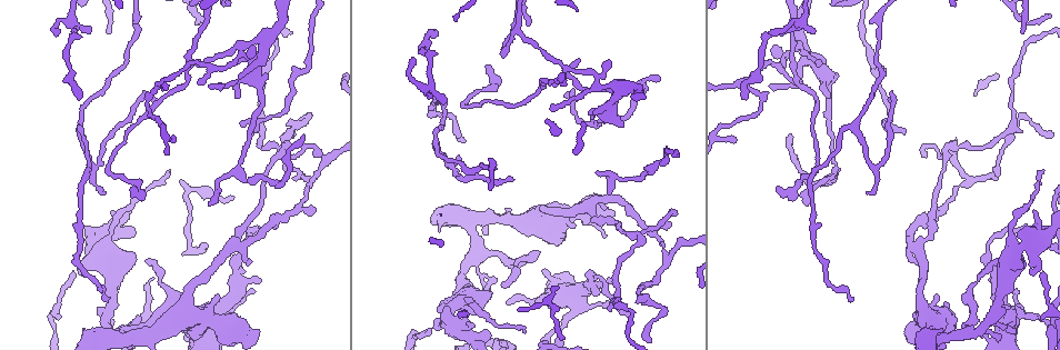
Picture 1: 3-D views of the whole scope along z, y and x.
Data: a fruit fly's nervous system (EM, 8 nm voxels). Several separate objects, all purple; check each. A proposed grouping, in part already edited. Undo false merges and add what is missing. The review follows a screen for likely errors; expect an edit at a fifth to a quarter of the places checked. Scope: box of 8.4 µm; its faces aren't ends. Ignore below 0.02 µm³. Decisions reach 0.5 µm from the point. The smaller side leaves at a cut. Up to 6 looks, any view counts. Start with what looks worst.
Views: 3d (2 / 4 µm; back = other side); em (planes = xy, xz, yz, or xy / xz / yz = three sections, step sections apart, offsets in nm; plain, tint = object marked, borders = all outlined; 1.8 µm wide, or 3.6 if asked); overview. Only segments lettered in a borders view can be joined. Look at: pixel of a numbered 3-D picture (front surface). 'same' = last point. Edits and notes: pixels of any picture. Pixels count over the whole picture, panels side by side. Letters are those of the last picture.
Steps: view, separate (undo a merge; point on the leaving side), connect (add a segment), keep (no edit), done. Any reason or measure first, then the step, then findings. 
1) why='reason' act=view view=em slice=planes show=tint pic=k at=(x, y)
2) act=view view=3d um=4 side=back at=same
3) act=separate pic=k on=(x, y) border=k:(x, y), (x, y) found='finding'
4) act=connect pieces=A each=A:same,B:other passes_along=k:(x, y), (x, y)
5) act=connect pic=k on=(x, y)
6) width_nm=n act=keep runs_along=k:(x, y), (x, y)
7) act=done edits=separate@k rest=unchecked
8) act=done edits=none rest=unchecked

why='sharp bend' act=view view=3d um=4 pic=1 at=(947, 149)

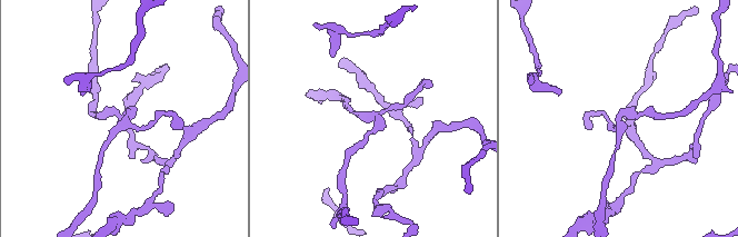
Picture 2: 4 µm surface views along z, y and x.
why='shape alone is not enough' act=view view=em slice=xz step=4 show=tint pic=2 at=(620, 119)

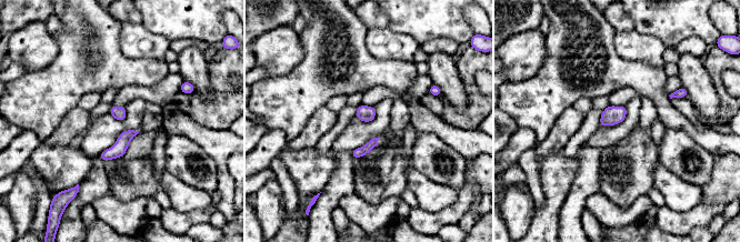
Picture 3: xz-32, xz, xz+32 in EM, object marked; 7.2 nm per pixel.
act=view view=em slice=planes show=borders at=same

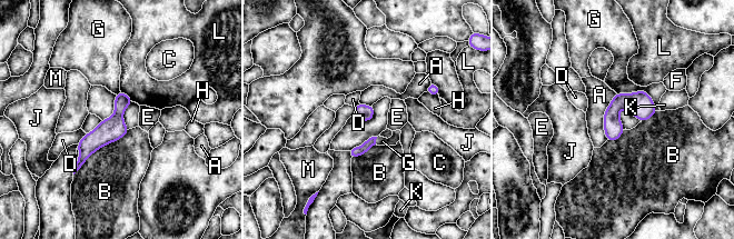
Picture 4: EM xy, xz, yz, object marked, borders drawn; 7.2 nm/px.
width_nm=120 act=keep each=A:other,B:other,C:other,D:other,E:other,F:other,G:other,H:other,J:other,K:other,L:other,M:other runs_along=4:(124, 97), (117, 119), (78, 165) found='all the same neuron'

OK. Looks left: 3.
why='an open end' act=view view=em slice=planes show=borders pic=1 at=(534, 301)

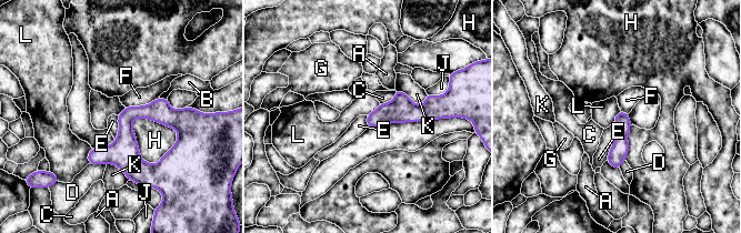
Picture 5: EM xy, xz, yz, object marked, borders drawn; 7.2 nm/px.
act=keep each=A:other,B:other,C:other,D:other,E:other,F:other,G:other,H:other,J:other,K:other,L:other runs_along=5:(186, 110), (136, 112), (126, 138), (91, 161) found='none of them fits'

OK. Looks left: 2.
why='three-way junction' act=view view=3d um=2 pic=1 at=(855, 127)

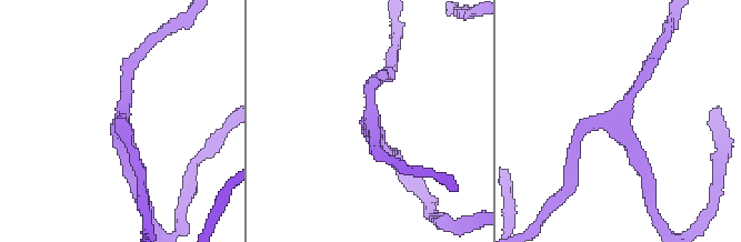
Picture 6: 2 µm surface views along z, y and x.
arms=3 act=view view=em um=3.6 slice=planes show=borders pic=6 at=(371, 118)

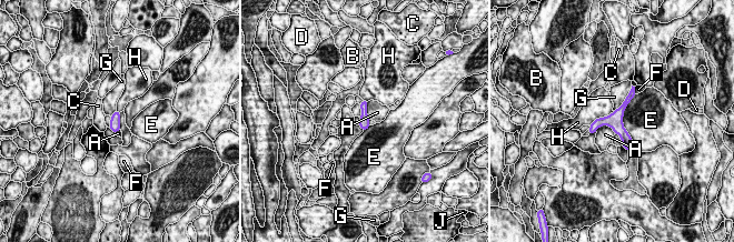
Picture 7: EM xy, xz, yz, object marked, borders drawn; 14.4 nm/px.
width_nm=160 act=keep each=A:other,B:other,C:other,D:other,E:other,F:other,G:other,H:other,J:other border=7:(119, 113), (120, 129) found='continuous, no second neuron'

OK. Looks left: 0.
act=done edits=none rest=unchecked

